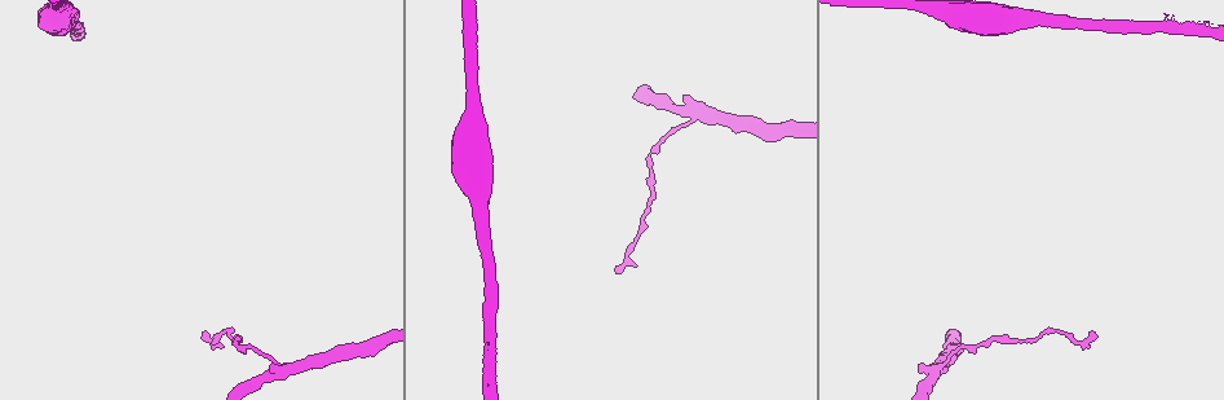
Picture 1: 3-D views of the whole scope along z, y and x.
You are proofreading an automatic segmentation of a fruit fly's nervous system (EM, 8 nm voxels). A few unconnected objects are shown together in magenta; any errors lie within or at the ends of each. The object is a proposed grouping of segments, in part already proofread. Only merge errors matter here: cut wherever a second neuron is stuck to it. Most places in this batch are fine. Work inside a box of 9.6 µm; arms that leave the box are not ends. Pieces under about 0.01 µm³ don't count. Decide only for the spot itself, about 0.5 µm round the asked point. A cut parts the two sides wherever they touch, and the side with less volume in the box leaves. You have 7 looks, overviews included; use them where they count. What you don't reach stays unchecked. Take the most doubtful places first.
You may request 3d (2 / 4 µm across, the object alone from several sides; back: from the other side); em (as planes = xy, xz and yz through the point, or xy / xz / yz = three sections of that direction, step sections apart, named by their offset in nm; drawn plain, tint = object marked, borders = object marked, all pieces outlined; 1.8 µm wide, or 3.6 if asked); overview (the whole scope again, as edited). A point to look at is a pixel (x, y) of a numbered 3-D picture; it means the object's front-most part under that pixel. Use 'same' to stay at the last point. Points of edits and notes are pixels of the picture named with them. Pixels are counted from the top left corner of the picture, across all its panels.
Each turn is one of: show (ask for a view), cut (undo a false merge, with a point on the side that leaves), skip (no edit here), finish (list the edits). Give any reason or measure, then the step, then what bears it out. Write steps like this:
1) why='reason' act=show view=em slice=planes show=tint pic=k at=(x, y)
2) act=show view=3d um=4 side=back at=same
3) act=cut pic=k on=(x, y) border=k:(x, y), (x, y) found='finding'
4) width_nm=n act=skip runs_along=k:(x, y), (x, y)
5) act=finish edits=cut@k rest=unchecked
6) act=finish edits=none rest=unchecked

why='a fork' act=show view=3d um=2 side=back pic=1 at=(935, 367)

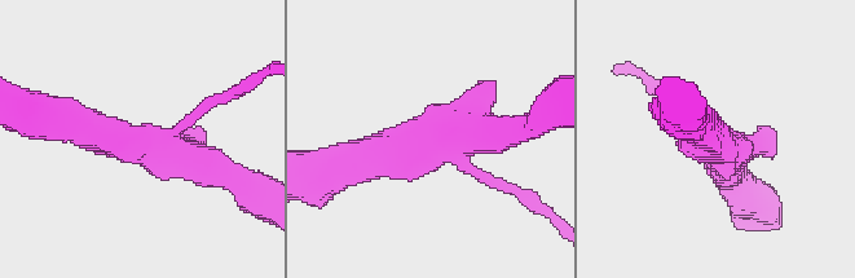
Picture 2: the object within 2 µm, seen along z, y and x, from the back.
arms=3 why='shape alone is not enough' act=show view=em slice=planes show=borders pic=2 at=(160, 140)

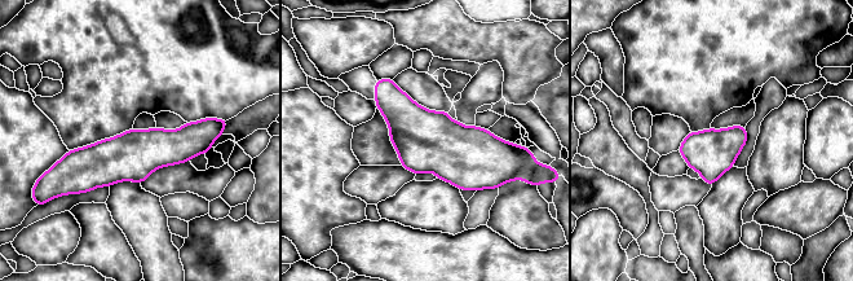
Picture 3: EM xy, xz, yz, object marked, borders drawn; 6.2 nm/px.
act=skip runs_along=3:(213, 134), (104, 163), (62, 163) found='one neuron here'

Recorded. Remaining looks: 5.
act=show view=em um=3.6 slice=planes show=tint pic=1 at=(469, 127)

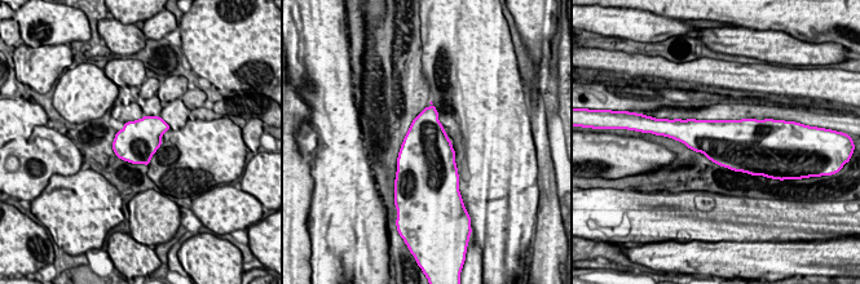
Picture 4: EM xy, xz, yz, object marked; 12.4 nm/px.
act=skip found='continuous, no second neuron'

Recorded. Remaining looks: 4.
act=show view=em um=3.6 slice=yz step=4 show=tint pic=1 at=(481, 202)

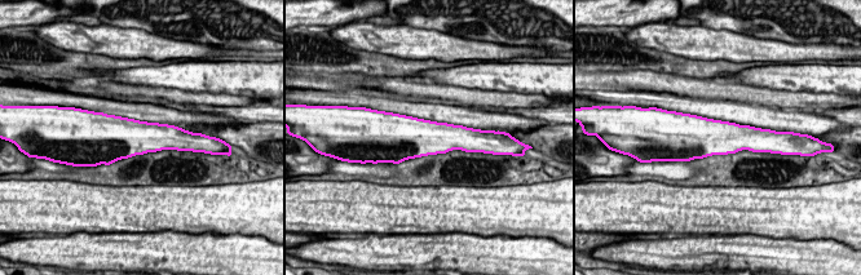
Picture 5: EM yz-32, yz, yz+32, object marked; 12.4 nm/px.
why='another direction' act=show view=em um=3.6 slice=planes show=borders at=same

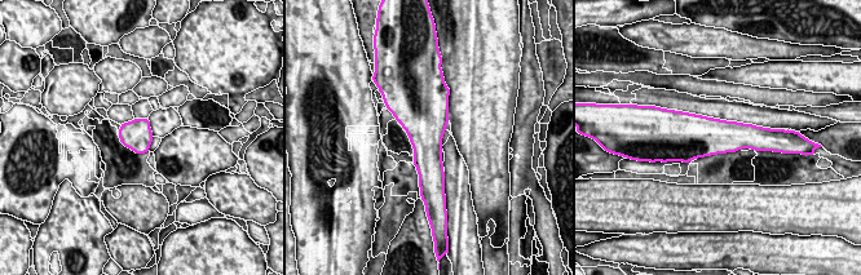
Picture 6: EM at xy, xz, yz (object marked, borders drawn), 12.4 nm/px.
act=skip found='one neuron here'

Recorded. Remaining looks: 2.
act=finish edits=none rest=unchecked

